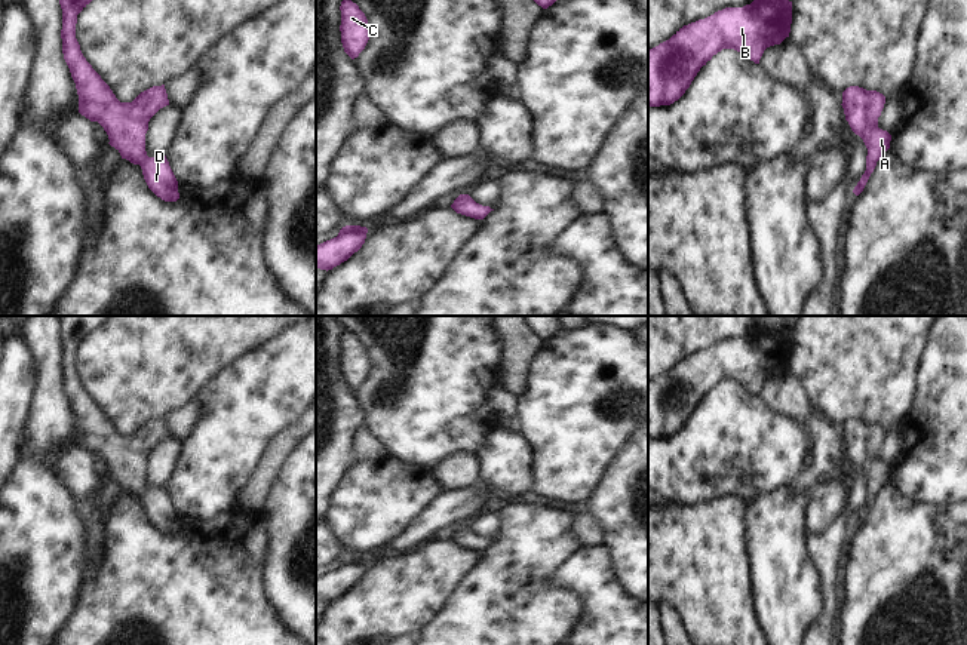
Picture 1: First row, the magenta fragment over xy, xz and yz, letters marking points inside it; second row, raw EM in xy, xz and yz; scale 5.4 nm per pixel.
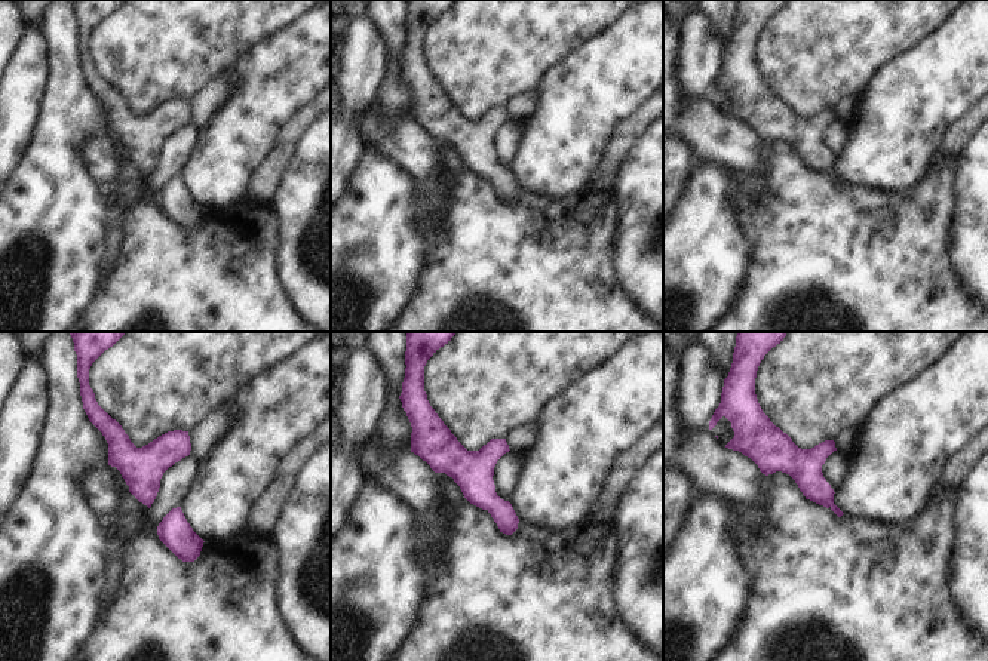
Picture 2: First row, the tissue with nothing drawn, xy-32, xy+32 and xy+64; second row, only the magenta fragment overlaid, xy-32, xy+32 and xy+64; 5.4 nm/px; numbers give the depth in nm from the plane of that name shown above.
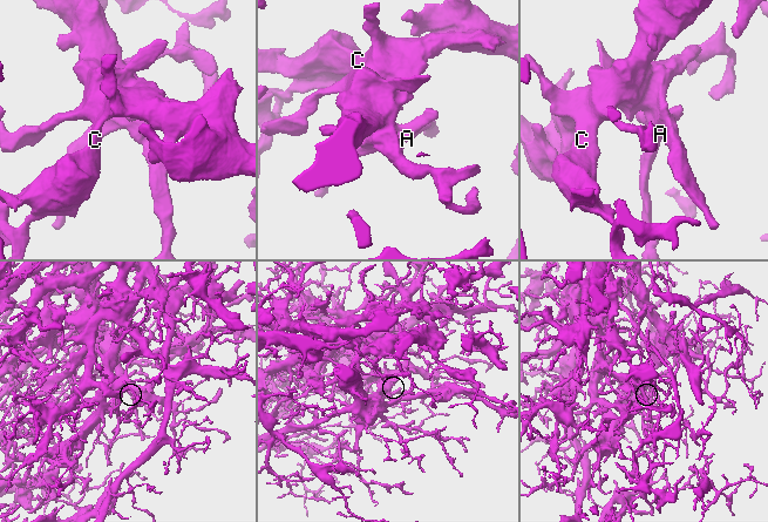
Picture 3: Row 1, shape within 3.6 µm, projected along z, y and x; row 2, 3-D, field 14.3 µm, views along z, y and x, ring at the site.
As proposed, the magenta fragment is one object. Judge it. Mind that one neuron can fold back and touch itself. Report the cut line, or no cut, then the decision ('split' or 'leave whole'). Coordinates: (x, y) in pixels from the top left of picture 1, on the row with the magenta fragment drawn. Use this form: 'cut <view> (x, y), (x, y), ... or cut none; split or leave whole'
cut none; leave whole

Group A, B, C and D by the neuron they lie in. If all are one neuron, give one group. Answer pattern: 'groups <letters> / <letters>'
groups A B C D

